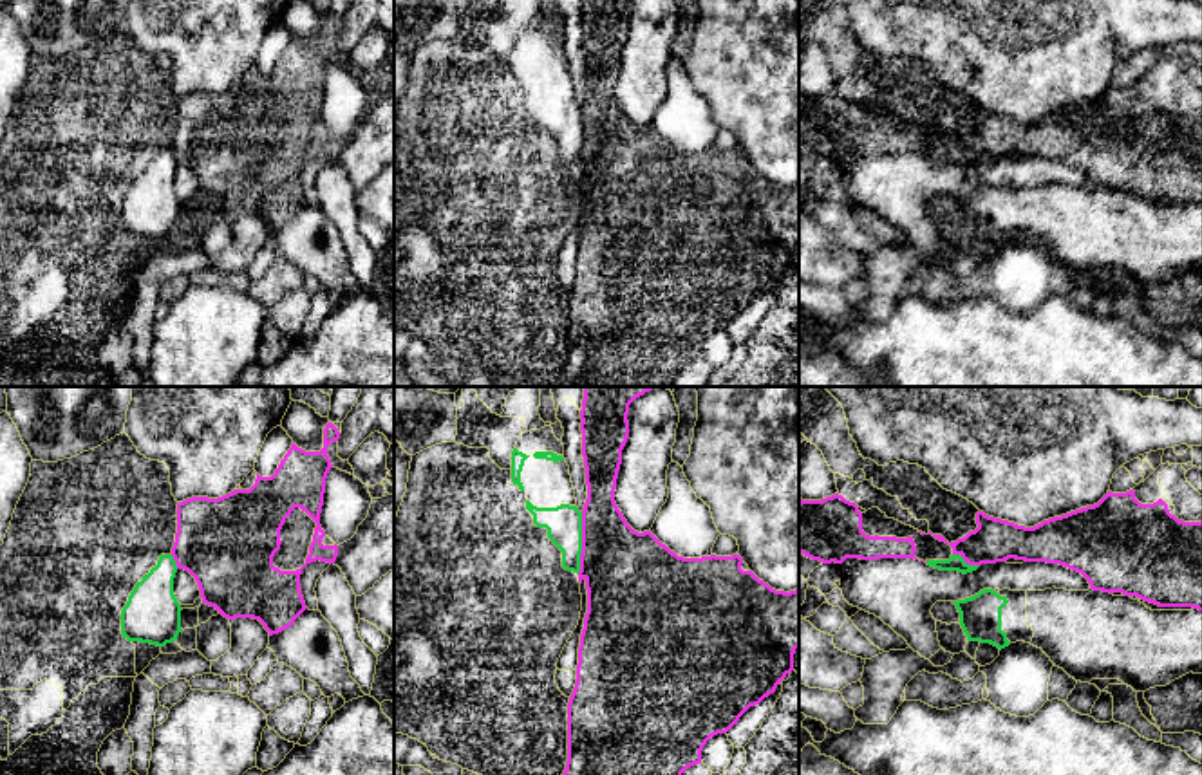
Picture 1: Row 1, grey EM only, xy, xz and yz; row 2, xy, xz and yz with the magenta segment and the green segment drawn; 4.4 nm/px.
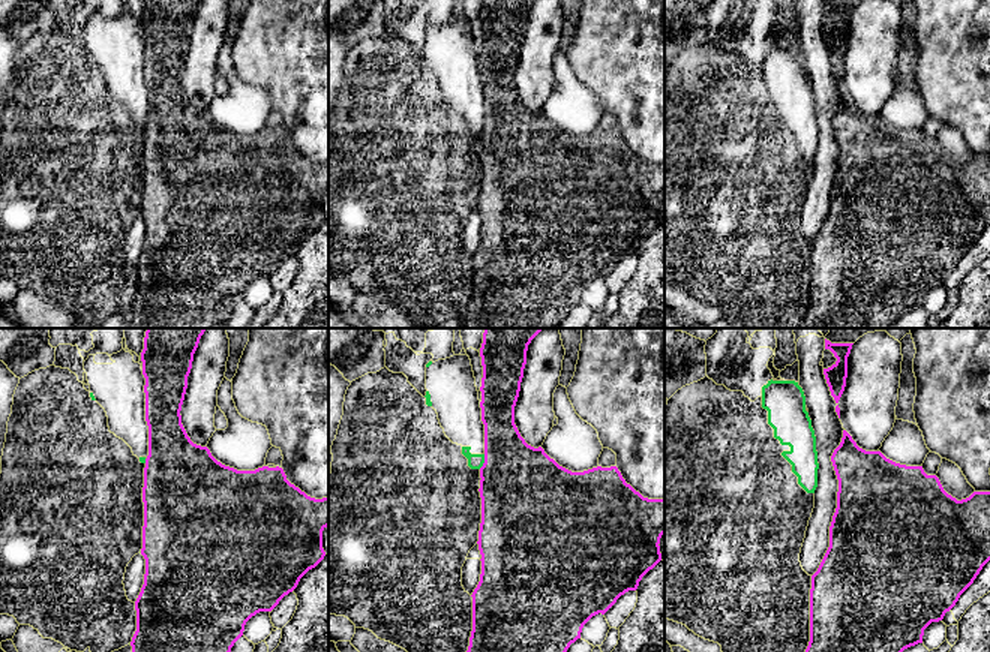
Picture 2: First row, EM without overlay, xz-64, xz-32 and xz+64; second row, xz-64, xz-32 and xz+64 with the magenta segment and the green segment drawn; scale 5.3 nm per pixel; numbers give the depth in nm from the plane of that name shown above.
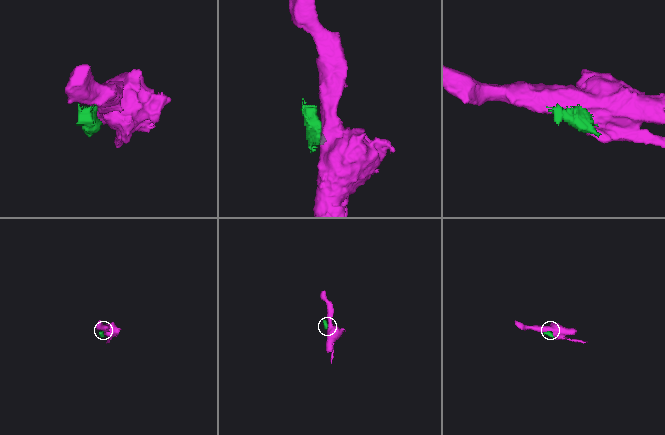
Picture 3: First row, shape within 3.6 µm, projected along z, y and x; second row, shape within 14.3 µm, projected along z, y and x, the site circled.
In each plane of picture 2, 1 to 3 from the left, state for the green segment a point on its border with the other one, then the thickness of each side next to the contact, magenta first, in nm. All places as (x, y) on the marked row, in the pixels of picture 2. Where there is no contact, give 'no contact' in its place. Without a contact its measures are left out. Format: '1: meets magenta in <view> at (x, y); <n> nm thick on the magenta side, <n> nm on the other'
1: meets magenta in xz-64 at (146, 460); 440 nm thick on the magenta side, 30 nm on the other
2: meets magenta in xz-32 at (485, 462); 460 nm thick on the magenta side, 80 nm on the other
3: no contact

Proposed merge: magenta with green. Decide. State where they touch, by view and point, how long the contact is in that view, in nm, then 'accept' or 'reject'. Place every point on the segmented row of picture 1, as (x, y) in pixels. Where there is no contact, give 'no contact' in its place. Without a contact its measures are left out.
xz (582, 544) | 280 nm | reject

